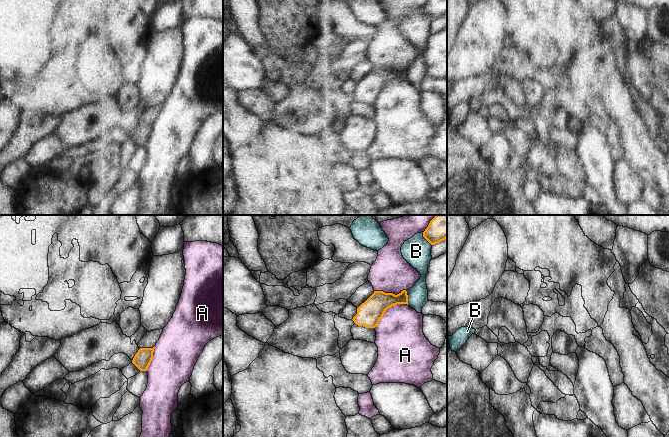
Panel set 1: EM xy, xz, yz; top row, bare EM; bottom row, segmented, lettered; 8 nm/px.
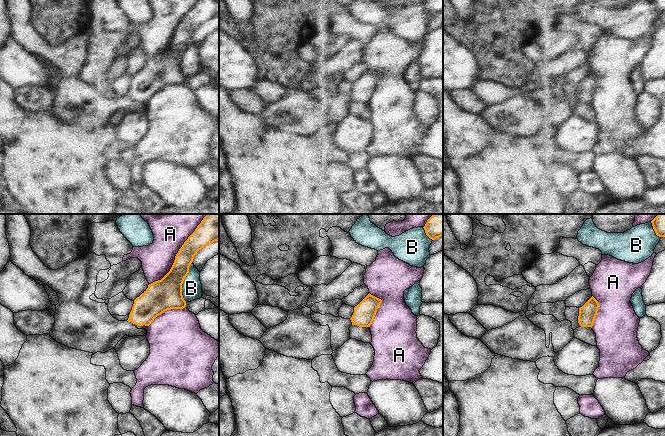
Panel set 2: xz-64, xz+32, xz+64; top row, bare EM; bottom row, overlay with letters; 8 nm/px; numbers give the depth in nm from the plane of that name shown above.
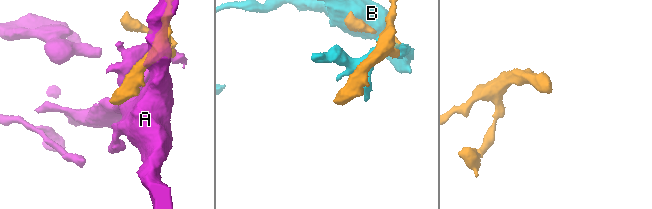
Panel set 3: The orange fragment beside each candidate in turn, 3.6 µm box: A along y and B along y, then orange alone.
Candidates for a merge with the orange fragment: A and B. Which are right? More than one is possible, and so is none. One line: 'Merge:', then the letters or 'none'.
Merge: none

